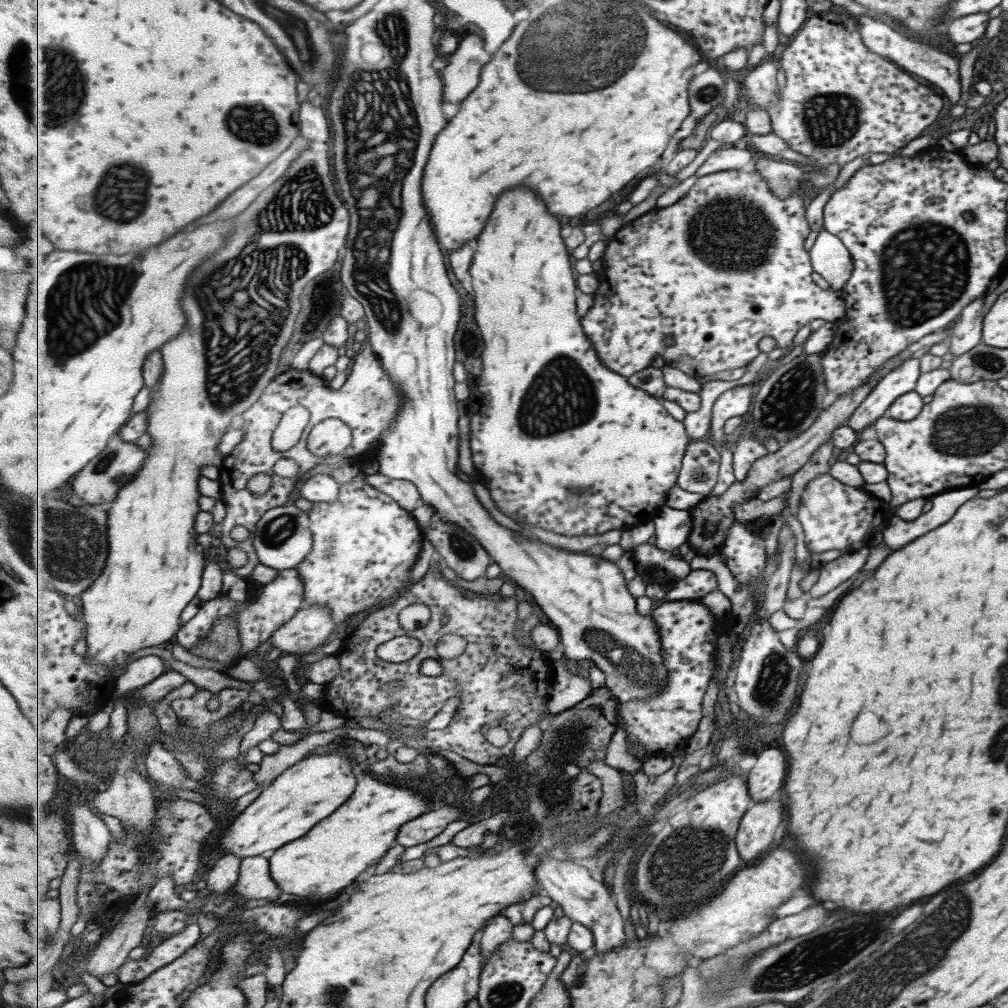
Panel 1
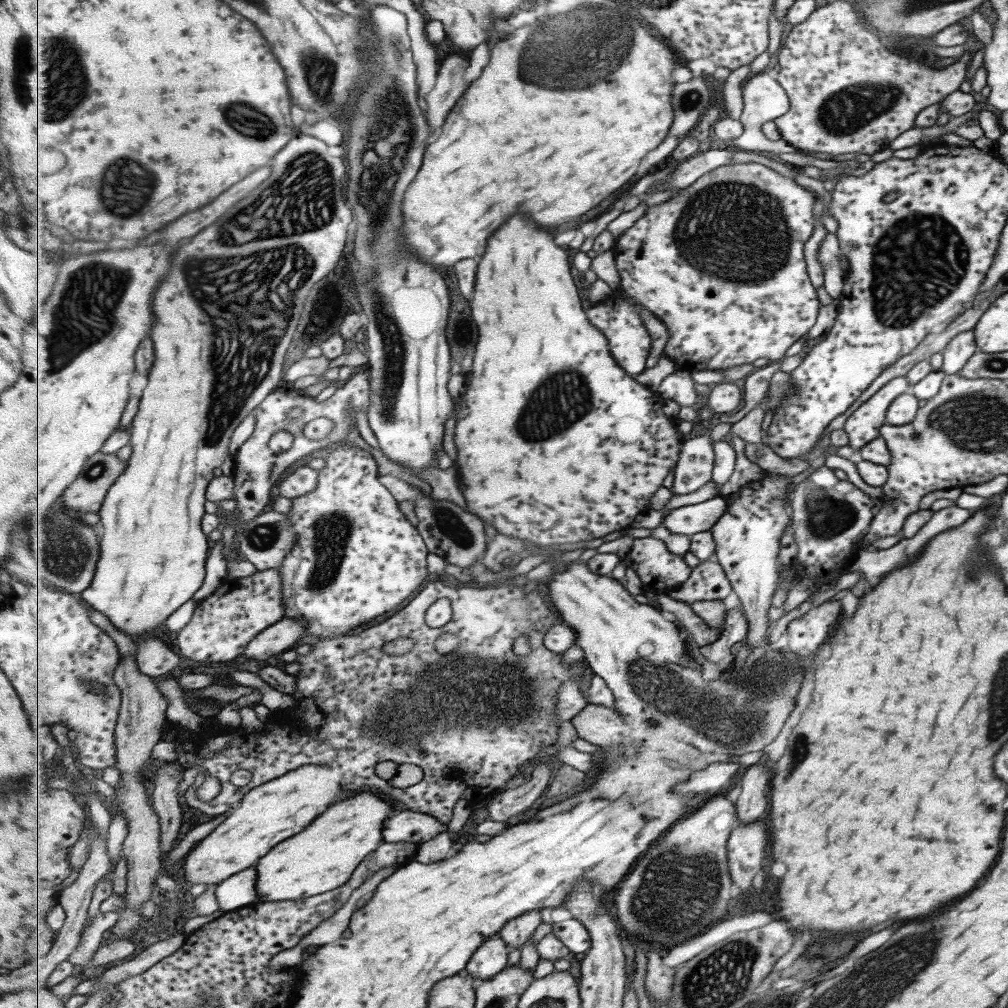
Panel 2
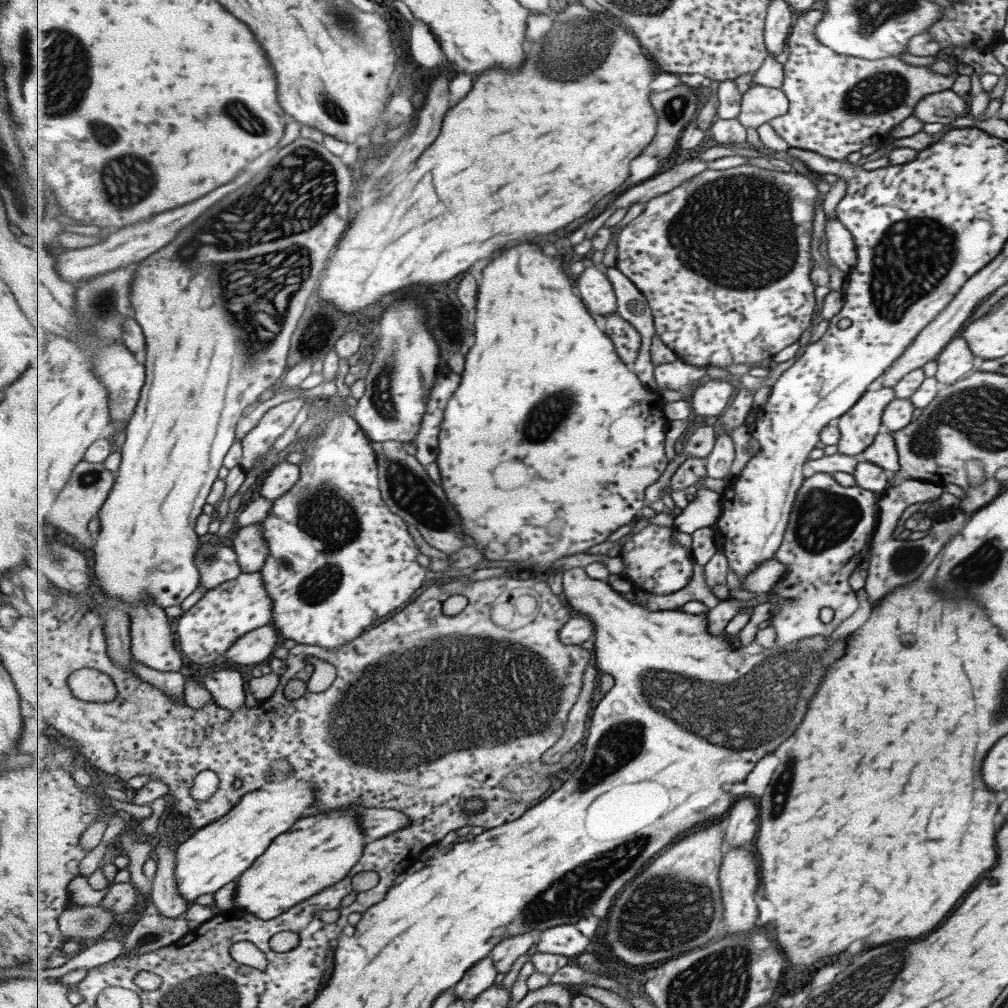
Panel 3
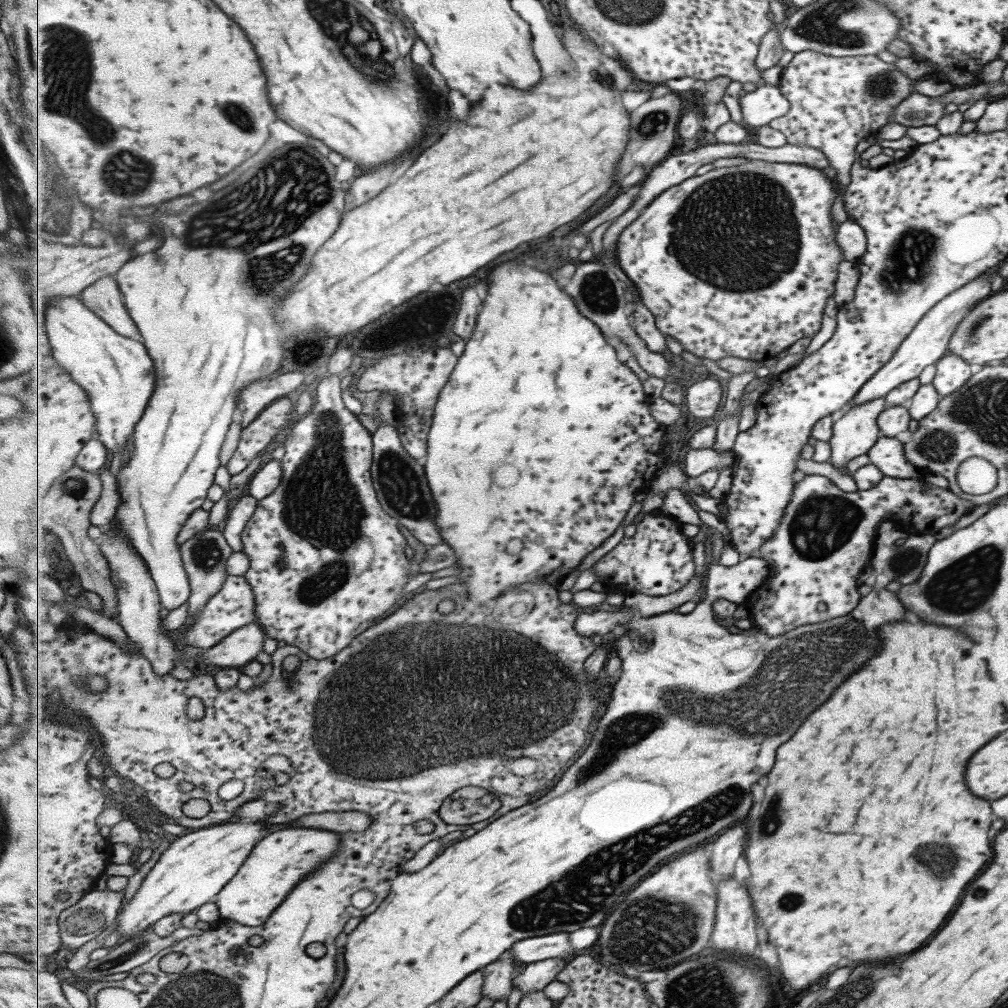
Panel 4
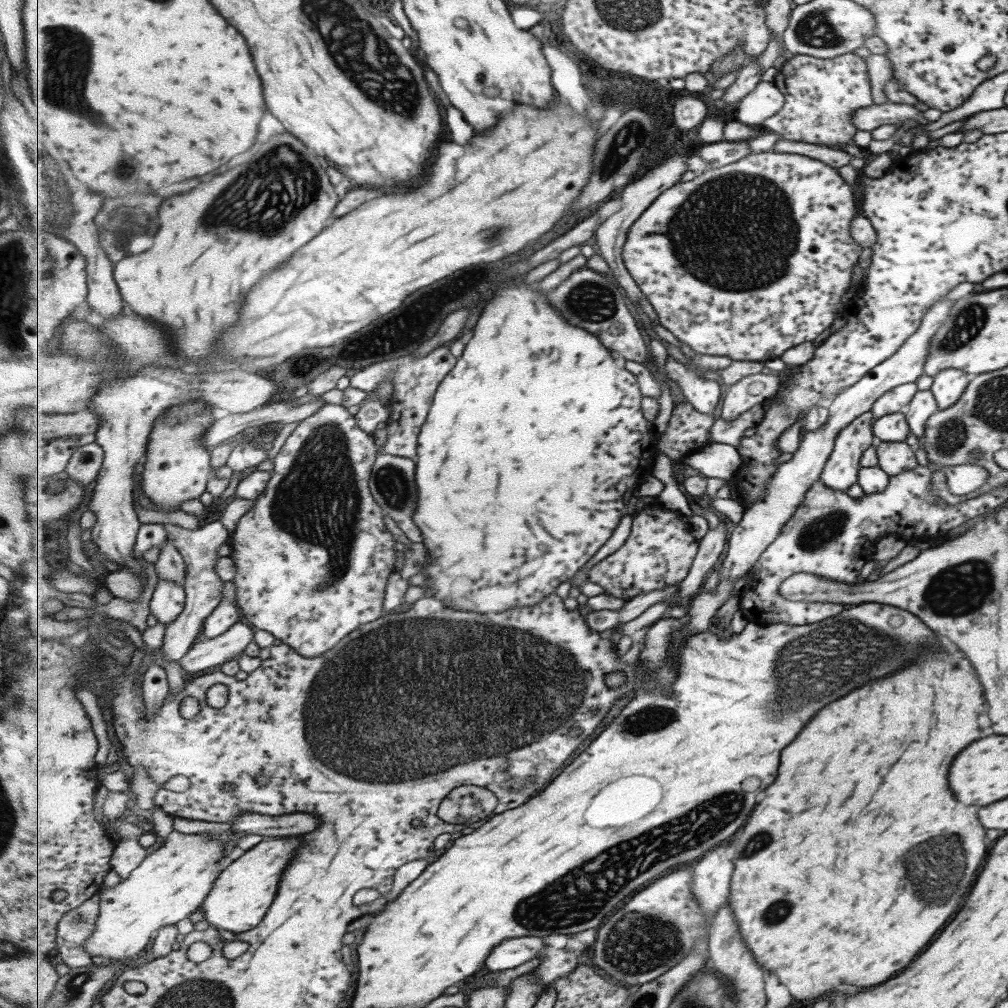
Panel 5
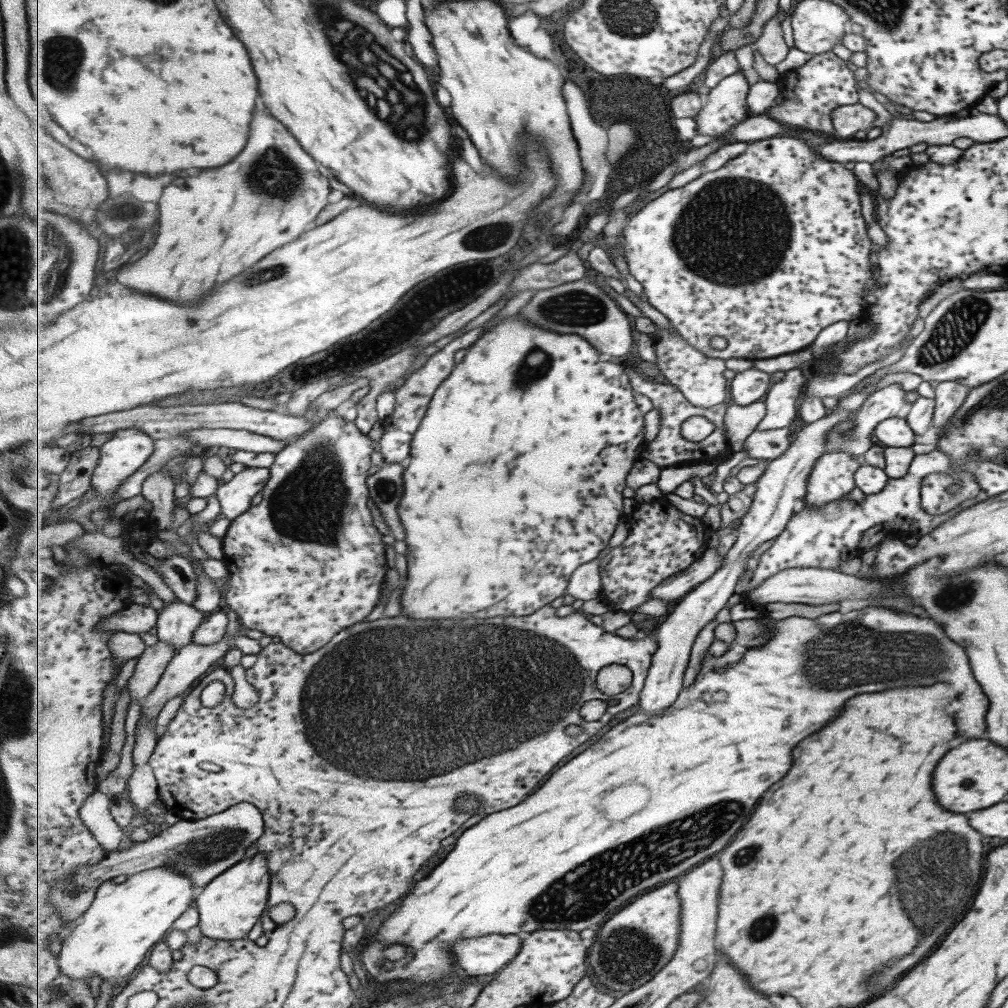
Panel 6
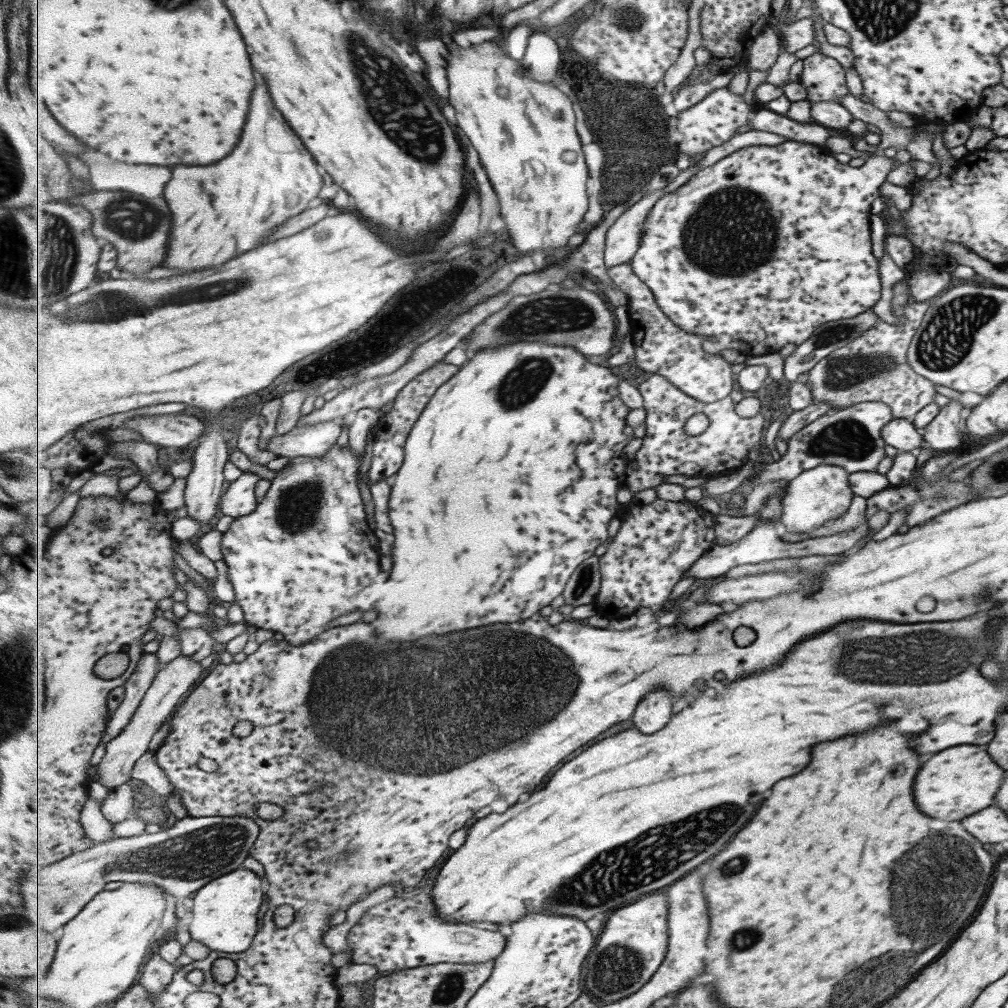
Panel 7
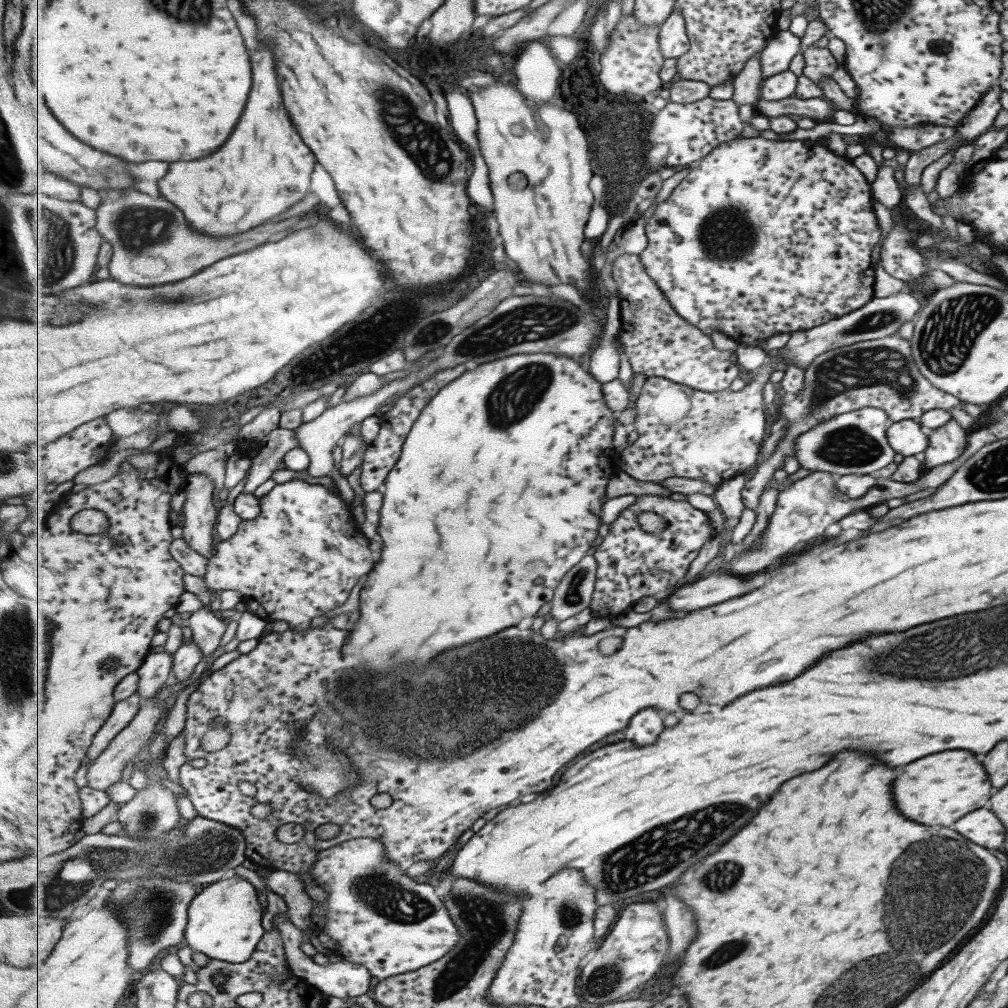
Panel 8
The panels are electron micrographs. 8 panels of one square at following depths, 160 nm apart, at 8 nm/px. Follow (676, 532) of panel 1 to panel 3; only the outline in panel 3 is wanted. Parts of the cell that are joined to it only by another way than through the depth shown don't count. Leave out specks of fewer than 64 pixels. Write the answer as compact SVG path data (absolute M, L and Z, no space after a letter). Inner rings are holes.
M704 476L696 485L695 499L681 512L676 512L673 527L677 531L693 535L697 530L713 527L719 521L723 513L722 493L718 494L701 487L706 477Z

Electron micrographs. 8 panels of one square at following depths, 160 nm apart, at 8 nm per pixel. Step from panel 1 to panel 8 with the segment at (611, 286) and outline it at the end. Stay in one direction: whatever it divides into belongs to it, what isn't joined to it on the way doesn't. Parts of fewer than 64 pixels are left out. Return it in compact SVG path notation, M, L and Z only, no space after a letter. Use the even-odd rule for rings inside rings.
M757 136L737 138L723 143L698 164L696 168L691 169L691 173L681 181L673 194L657 205L654 215L647 220L648 247L639 254L646 271L654 277L659 288L666 293L667 300L670 300L684 320L701 328L709 336L719 331L734 339L739 345L755 347L777 334L806 331L828 320L858 311L872 299L871 250L879 242L879 225L872 208L870 184L855 166L851 166L849 158L835 155L827 146L816 141L767 140Z

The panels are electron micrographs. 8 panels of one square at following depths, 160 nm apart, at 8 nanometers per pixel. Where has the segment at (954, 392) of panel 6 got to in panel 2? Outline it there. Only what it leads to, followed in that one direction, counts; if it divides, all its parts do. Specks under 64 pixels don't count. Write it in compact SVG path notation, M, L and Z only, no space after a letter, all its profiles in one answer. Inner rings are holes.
M973 330L956 334L941 350L942 365L939 370L946 375L956 374L973 354L973 351L977 350L978 348L973 340Z

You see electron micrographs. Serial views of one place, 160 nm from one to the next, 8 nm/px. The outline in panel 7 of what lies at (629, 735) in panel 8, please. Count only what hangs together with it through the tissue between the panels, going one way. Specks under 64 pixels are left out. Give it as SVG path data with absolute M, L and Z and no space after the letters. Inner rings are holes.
M669 690L650 692L635 711L634 726L639 726L643 734L655 734L663 730L673 716L673 702L675 696Z

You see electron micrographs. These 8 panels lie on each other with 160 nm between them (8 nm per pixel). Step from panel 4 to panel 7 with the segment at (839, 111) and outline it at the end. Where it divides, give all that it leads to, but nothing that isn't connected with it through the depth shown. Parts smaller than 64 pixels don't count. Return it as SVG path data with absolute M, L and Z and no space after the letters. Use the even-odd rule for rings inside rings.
M820 53L801 58L802 70L797 80L805 90L806 100L809 103L820 101L841 101L848 94L845 87L845 69L837 61Z

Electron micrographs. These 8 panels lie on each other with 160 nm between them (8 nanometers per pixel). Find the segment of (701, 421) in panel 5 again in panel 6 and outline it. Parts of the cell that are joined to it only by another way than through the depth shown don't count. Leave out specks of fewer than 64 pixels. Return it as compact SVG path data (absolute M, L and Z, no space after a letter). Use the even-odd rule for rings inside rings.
M628 368L630 381L636 392L647 395L660 412L659 433L655 439L646 444L642 458L649 459L651 462L658 464L661 468L689 465L691 463L717 463L721 464L733 454L733 448L730 448L730 433L726 431L726 412L729 402L723 402L703 408L695 406L675 385L666 382L650 382L645 380L637 370ZM692 416L705 416L713 424L716 424L716 430L709 437L699 442L687 440L683 436L682 426L686 420Z

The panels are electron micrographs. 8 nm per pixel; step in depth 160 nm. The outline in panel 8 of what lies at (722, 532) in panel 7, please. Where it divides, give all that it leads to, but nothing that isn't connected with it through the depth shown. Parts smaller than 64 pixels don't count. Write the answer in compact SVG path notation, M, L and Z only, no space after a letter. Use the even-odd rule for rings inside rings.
M898 333L825 351L804 369L803 388L780 403L778 415L785 418L788 433L778 449L769 458L761 459L761 463L749 477L742 490L745 506L758 511L762 494L769 481L773 480L773 474L783 468L787 456L795 456L798 436L827 419L871 407L883 410L888 419L896 423L900 420L917 420L918 416L929 409L948 411L949 408L959 405L959 401L955 396L935 388L919 372L910 355L910 341Z

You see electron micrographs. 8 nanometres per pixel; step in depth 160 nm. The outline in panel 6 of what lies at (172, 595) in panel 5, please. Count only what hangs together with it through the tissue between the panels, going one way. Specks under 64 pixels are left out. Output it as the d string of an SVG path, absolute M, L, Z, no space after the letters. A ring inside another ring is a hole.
M182 600L164 602L164 607L158 612L156 636L180 651L184 646L194 642L194 632L208 617L209 614Z

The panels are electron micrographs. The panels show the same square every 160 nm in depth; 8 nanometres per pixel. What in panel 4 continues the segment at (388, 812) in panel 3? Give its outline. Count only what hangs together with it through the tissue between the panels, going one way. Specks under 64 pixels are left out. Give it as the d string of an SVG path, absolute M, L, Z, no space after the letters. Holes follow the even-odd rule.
M326 812L321 814L308 814L296 818L291 822L285 822L276 828L318 828L333 830L333 832L365 832L373 824L373 818L369 818L365 812Z

